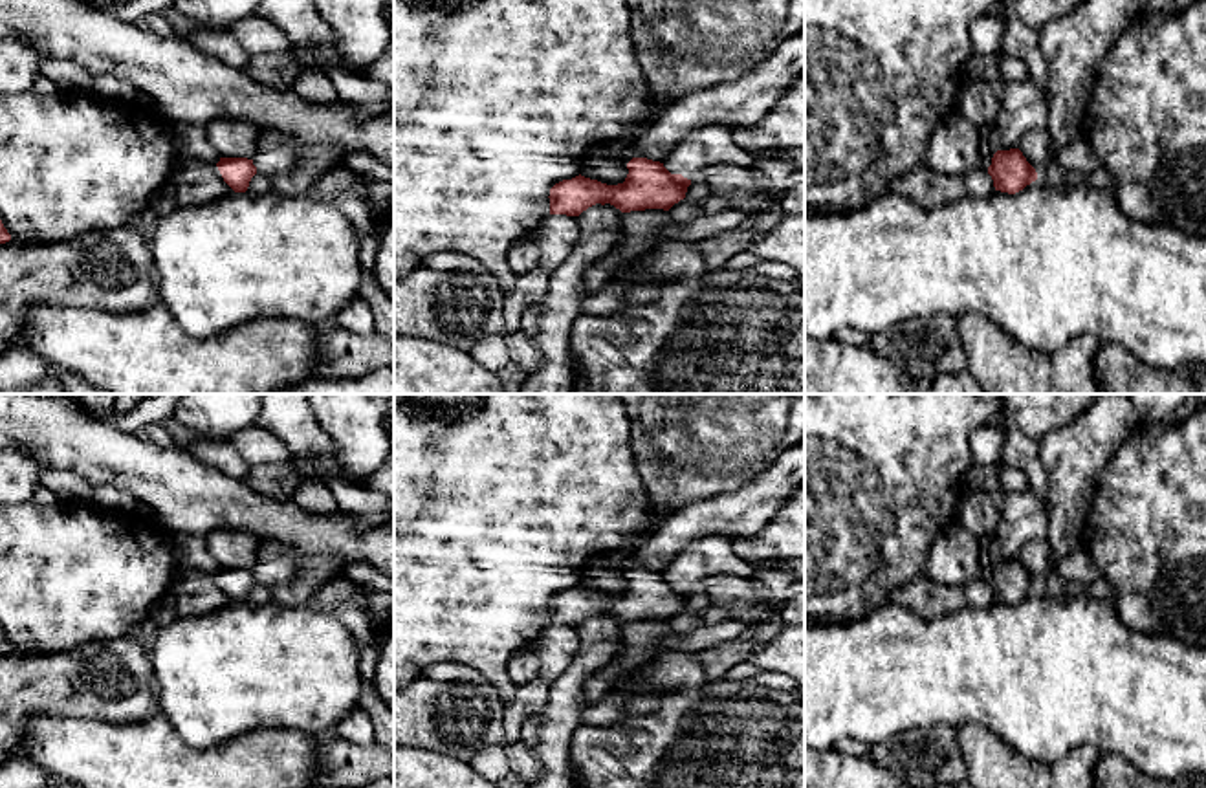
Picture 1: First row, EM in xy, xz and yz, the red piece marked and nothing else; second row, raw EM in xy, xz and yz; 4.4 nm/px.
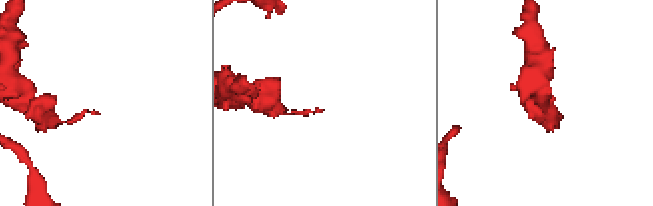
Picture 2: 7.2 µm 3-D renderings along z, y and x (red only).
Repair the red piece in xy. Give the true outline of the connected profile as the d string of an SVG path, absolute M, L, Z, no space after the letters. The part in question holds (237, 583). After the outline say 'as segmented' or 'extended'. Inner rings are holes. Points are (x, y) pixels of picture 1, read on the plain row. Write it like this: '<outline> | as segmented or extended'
M220 568L216 577L235 603L246 603L251 588L257 585L253 570L247 568Z | as segmented

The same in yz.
M1019 559L997 561L988 577L995 601L1015 605L1037 590L1036 579Z | as segmented

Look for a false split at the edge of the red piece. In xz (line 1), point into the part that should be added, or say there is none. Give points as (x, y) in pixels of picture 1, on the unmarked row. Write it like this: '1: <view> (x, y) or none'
1: none

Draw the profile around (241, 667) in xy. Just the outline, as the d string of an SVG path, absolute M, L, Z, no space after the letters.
M227 603L213 612L180 616L158 629L150 649L159 687L158 704L181 740L196 750L213 748L240 735L271 728L326 735L356 709L363 691L357 638L335 614L302 607Z

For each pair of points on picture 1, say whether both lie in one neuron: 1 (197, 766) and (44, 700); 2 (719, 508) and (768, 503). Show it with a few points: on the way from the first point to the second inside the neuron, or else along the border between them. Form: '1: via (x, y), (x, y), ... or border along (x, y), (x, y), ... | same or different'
1: border along (41, 713), (98, 717), (125, 724) | different
2: via (732, 508), (750, 508), (756, 503) | same

